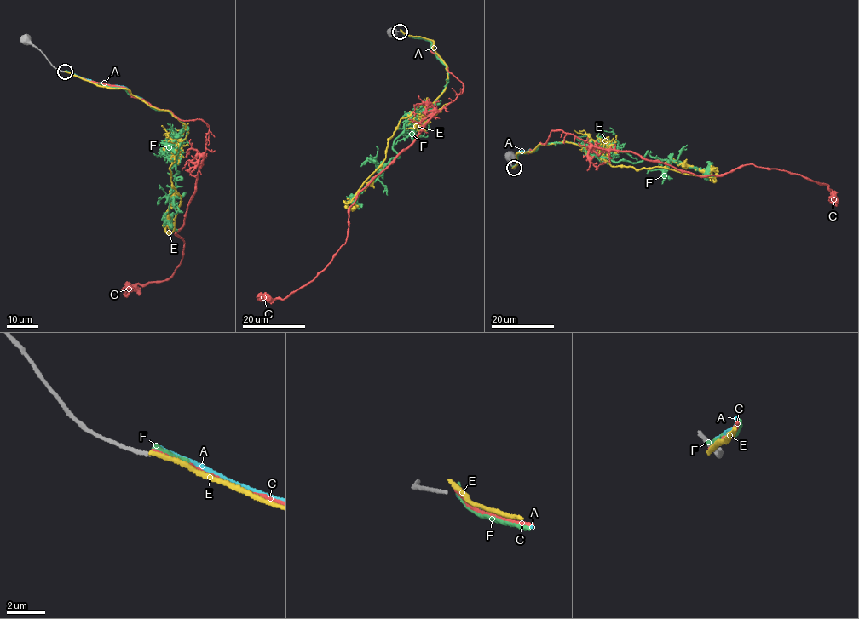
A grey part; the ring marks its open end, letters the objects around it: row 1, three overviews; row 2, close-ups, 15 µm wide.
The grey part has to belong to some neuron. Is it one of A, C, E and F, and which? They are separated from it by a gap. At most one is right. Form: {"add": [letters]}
{"add": ["C"]}

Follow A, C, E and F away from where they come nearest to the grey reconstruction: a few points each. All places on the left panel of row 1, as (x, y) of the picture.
A: (66, 71), (93, 81), (123, 87), (152, 109)
C: (66, 71), (210, 126), (175, 233), (184, 242), (180, 263), (170, 277), (121, 291)
E: (66, 71), (127, 89), (184, 123), (188, 130), (170, 169), (181, 196), (170, 233), (166, 216), (174, 197)
F: (66, 71), (123, 88), (188, 127), (176, 157), (175, 180), (181, 179), (176, 179), (166, 217), (177, 230)

